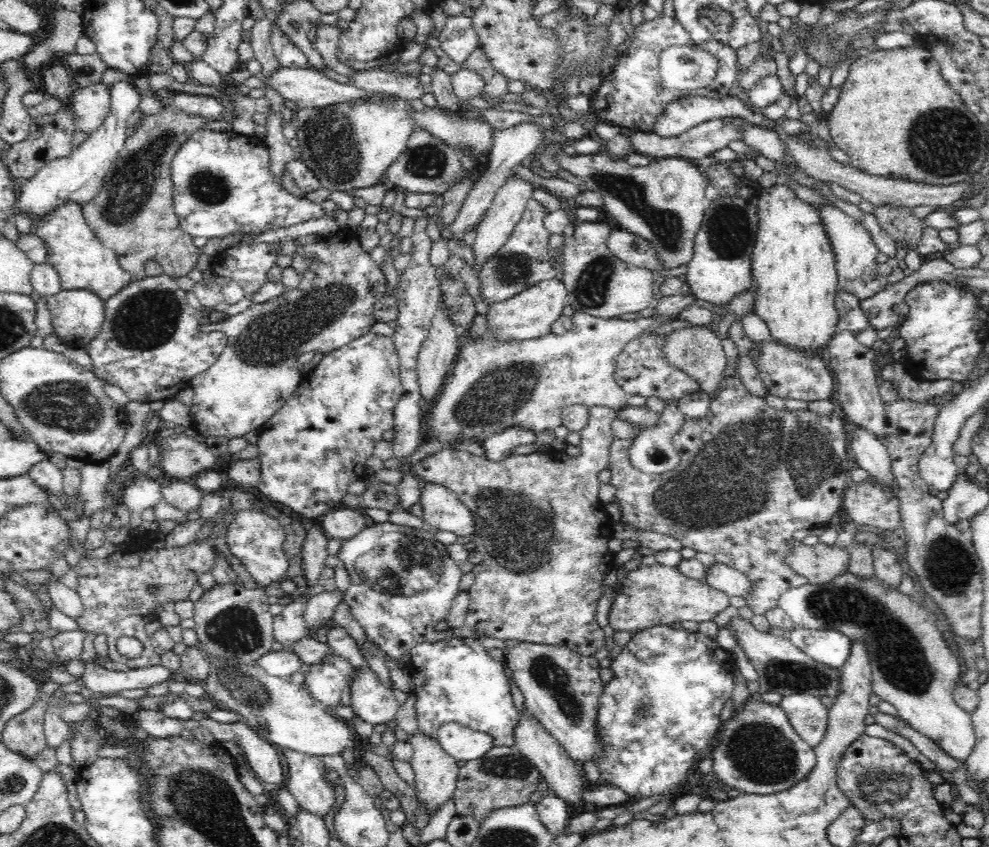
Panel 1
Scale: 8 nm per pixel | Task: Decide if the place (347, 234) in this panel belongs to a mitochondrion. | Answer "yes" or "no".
no

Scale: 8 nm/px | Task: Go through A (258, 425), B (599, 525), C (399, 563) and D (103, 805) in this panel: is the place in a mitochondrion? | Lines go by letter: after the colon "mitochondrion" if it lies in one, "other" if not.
A: other
B: other
C: mitochondrion
D: other

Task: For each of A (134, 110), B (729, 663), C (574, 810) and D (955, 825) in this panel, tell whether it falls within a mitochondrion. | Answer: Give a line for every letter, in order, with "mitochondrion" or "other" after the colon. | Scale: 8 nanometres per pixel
A: other
B: other
C: other
D: other

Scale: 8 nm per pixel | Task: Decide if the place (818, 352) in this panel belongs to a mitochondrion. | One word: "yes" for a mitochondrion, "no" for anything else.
no

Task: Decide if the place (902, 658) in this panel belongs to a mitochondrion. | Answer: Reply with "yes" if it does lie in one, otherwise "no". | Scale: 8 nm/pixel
yes

